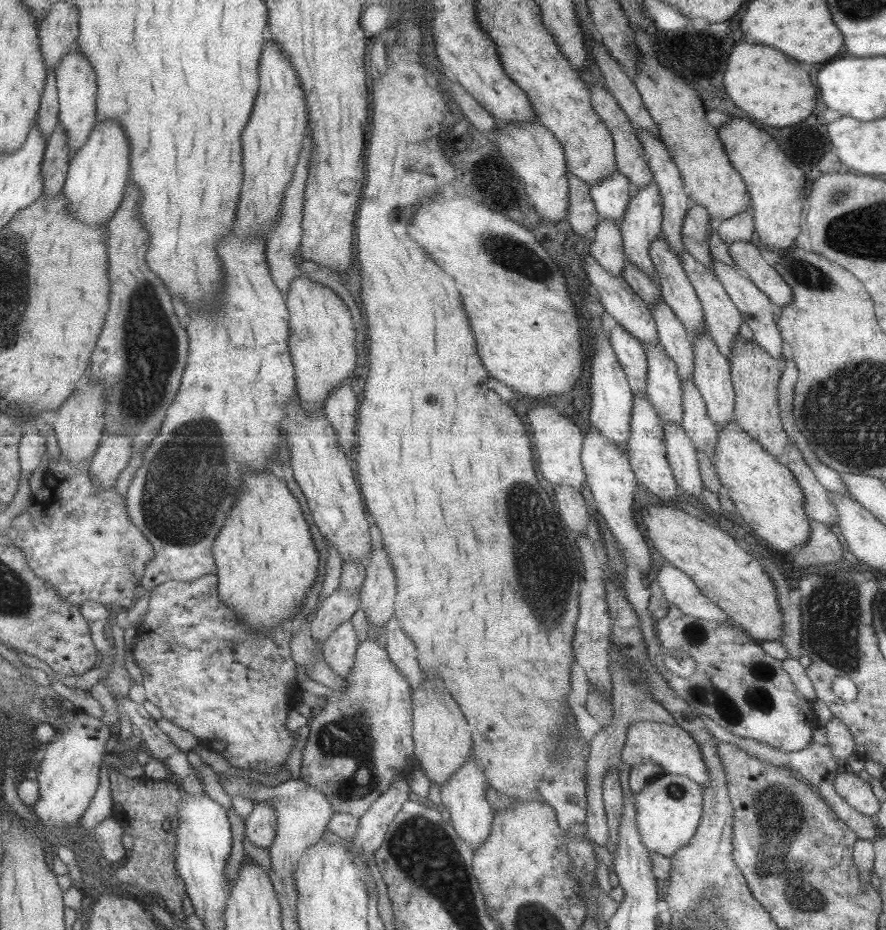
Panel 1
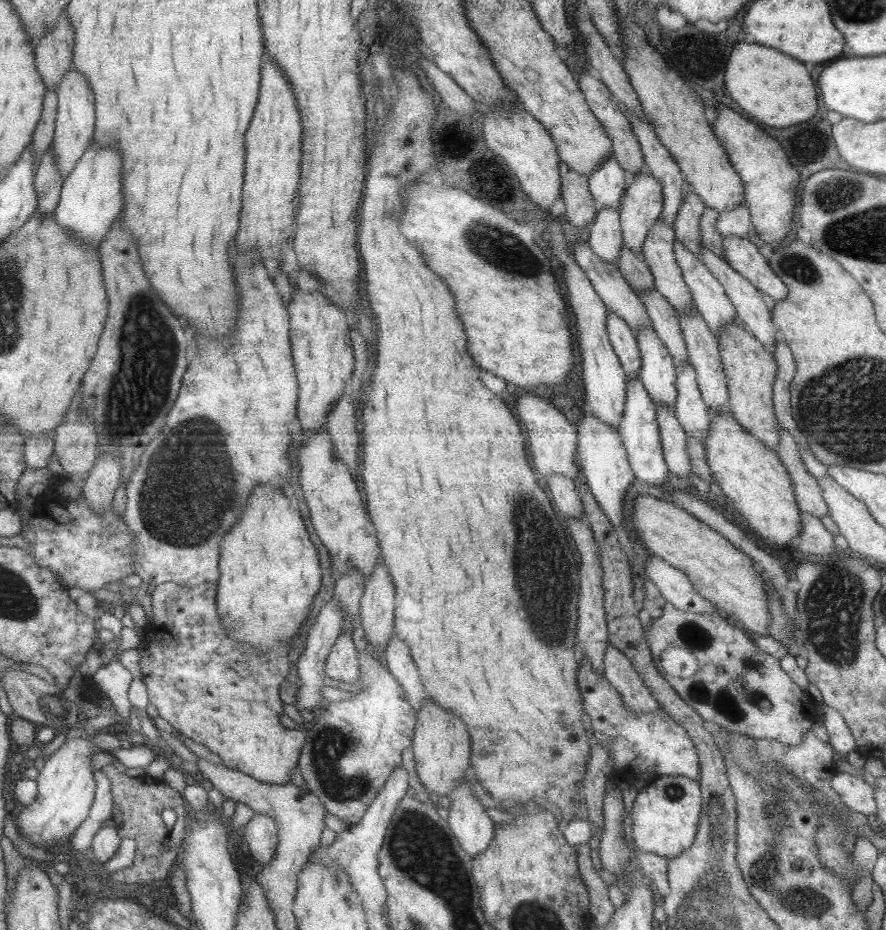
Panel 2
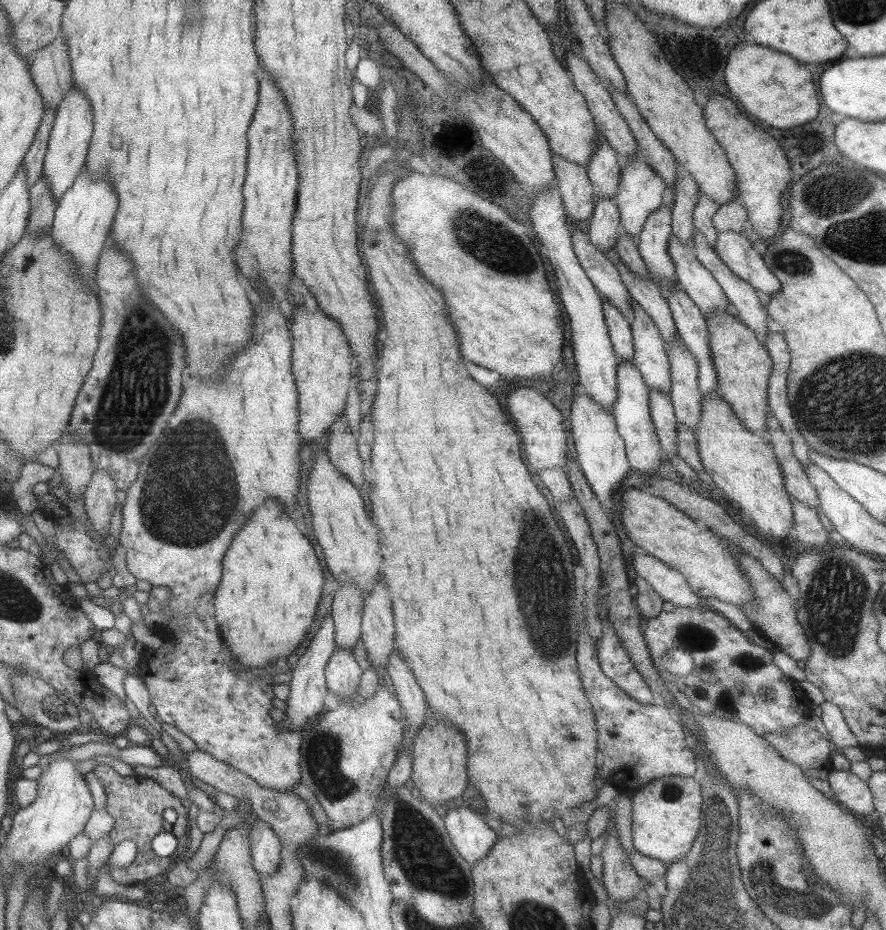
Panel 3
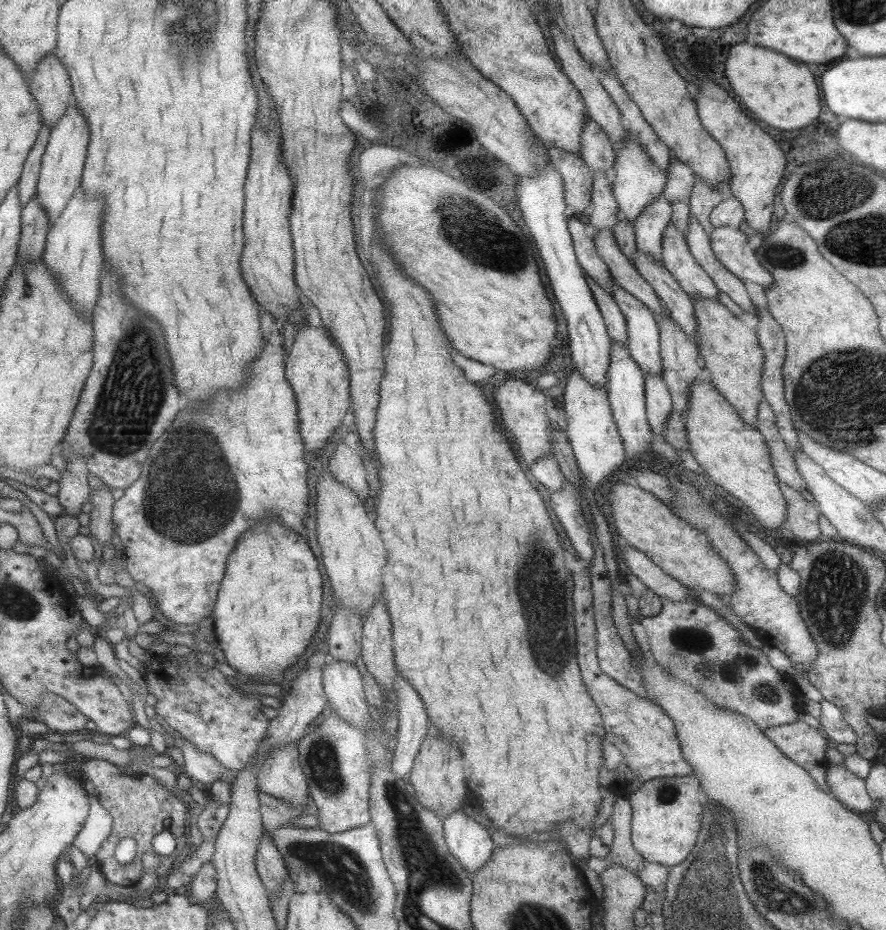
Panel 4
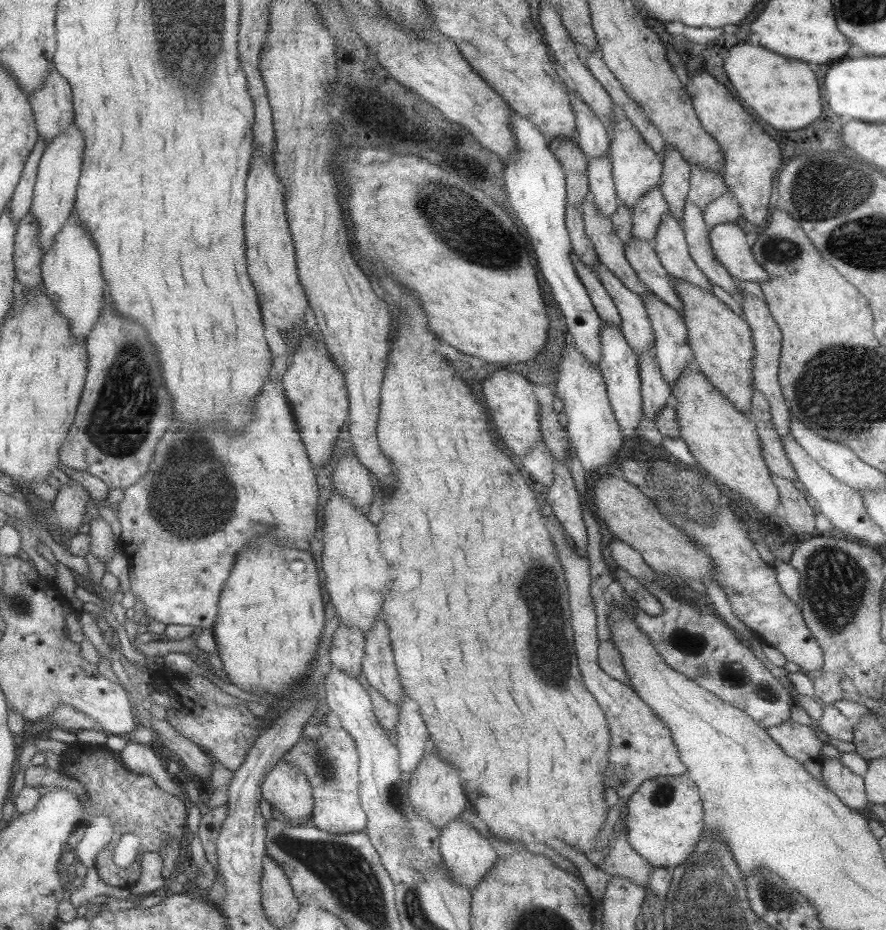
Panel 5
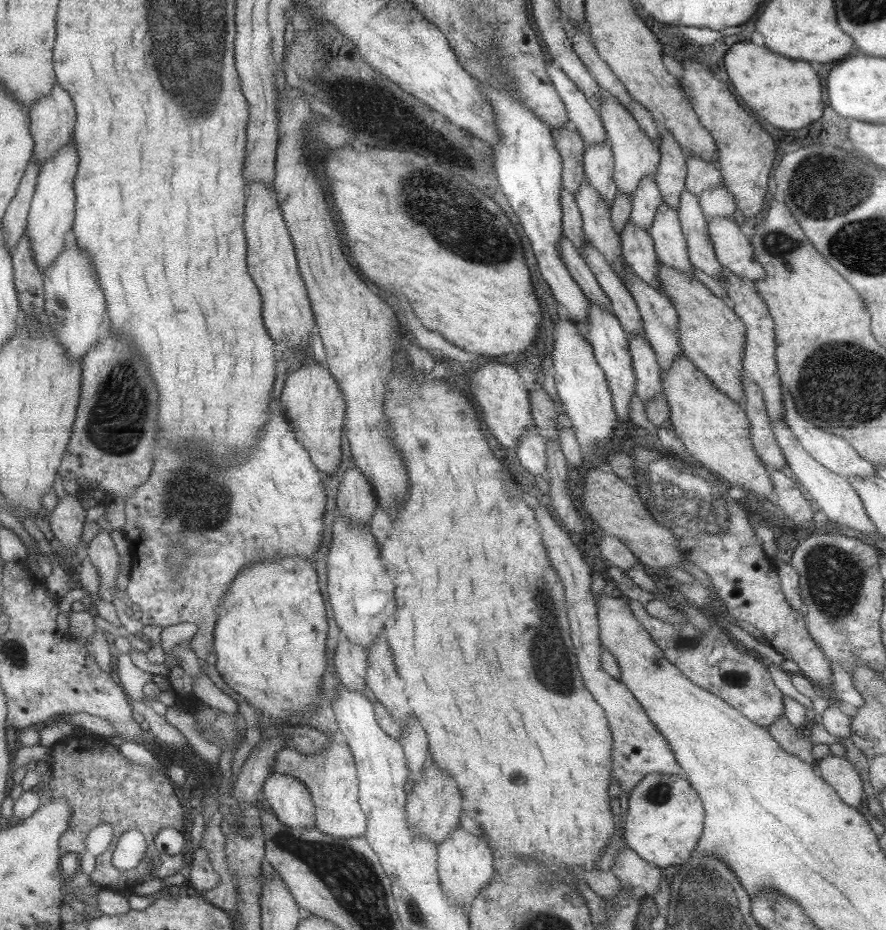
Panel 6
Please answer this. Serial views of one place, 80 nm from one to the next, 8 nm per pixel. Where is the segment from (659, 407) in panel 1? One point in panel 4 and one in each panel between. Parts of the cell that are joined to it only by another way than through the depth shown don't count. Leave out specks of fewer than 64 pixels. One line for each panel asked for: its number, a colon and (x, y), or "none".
2: (657, 369)
3: (649, 351)
4: (642, 342)

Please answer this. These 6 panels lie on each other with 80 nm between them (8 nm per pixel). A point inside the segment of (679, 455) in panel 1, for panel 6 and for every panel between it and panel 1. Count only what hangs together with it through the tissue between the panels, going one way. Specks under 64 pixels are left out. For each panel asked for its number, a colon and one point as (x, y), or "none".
2: (672, 437)
3: (661, 411)
4: (658, 404)
5: (655, 392)
6: (646, 371)

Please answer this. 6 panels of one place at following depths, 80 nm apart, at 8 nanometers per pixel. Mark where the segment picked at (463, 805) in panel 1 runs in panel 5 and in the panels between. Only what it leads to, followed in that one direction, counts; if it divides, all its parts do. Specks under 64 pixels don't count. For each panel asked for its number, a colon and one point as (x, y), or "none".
2: (467, 819)
3: (472, 834)
4: (468, 842)
5: (466, 853)

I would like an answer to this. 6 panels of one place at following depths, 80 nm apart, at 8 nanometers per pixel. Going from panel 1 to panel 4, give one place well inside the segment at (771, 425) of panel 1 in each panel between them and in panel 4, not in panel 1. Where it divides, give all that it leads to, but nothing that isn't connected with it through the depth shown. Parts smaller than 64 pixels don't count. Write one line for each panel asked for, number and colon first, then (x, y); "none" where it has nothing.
2: (749, 369)
3: (742, 364)
4: (728, 350)

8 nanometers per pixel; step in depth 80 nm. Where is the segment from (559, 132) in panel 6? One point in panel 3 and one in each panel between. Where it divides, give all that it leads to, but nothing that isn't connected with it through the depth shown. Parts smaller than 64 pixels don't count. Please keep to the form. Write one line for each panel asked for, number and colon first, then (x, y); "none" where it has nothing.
3: (576, 192)
4: (577, 179)
5: (573, 162)

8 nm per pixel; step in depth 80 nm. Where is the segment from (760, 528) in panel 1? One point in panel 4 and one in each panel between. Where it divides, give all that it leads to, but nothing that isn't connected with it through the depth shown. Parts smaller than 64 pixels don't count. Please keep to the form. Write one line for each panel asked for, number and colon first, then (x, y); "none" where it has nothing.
2: (751, 477)
3: (742, 465)
4: (733, 454)

